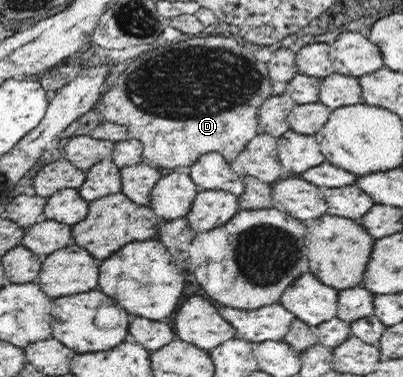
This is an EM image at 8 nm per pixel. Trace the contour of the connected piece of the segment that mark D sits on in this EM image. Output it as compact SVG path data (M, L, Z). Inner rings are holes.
M213 34L204 39L204 37L191 38L187 41L177 42L166 46L156 46L152 51L140 55L138 59L129 61L129 66L120 74L111 88L105 89L102 99L96 104L98 111L104 116L106 122L118 125L125 125L129 131L129 137L141 141L143 145L142 162L155 168L176 169L176 167L190 167L200 156L205 153L216 152L222 154L227 162L235 160L241 151L244 151L245 145L260 132L259 129L259 108L266 99L269 99L273 93L271 90L271 81L267 70L267 64L258 61L254 56L256 48L246 45L240 45L233 37L226 35Z

